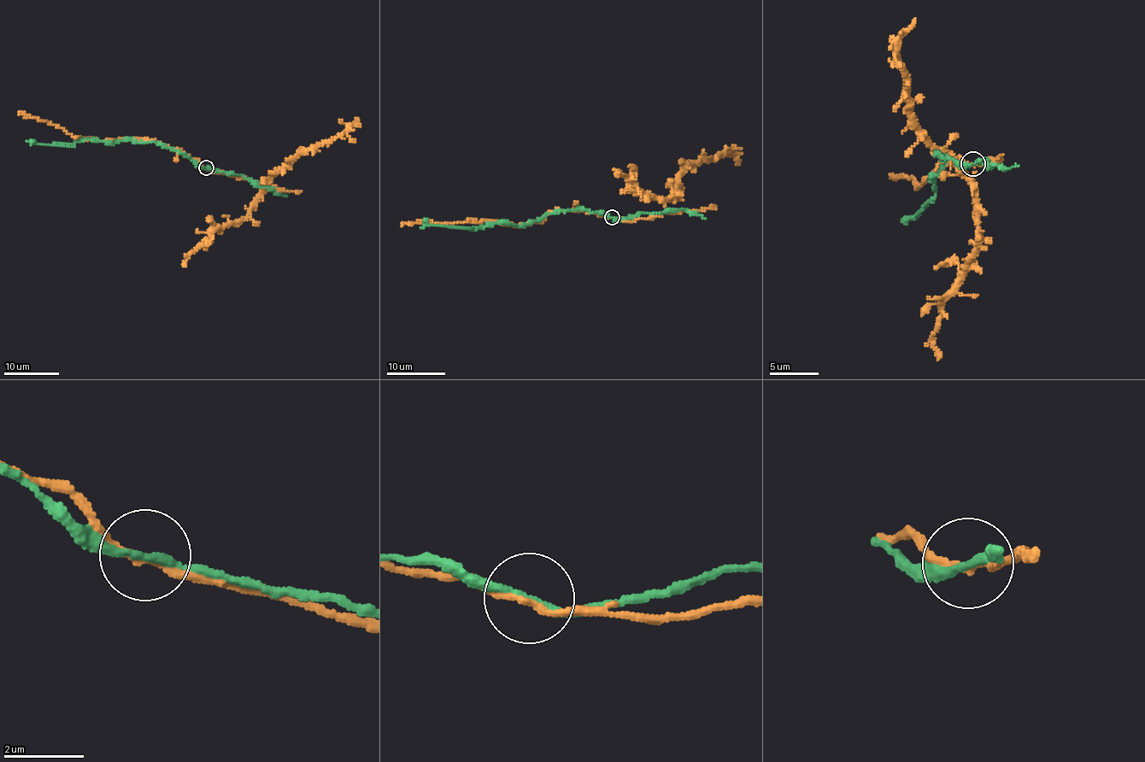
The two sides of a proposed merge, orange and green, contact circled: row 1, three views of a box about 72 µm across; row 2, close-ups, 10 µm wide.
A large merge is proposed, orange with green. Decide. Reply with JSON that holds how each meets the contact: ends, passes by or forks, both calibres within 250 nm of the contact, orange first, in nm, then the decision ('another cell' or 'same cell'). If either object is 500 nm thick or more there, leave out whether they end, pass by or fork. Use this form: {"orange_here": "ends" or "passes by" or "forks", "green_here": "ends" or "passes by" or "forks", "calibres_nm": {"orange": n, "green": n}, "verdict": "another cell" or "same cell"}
{"orange_here": "passes by", "green_here": "passes by", "calibres_nm": {"orange": 160, "green": 170}, "verdict": "same cell"}

